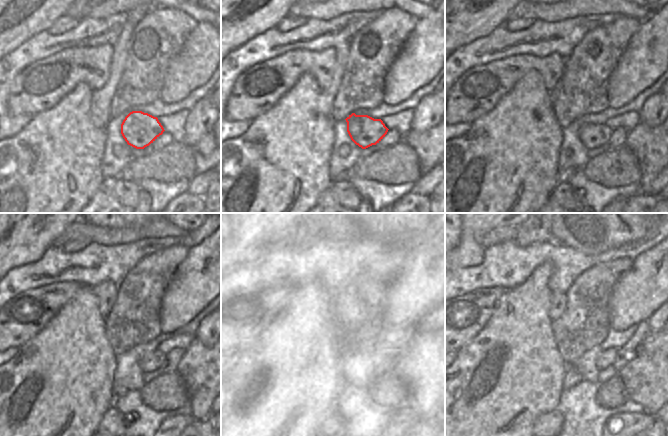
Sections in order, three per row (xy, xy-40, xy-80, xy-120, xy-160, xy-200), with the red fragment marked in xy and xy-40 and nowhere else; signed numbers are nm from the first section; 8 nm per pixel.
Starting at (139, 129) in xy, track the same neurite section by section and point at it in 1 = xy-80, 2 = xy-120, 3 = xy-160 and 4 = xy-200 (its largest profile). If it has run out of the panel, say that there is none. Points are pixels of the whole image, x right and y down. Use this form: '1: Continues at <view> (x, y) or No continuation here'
1: Continues at xy-80 (591, 135)
2: Continues at xy-120 (153, 360)
3: Continues at xy-160 (384, 353)
4: Continues at xy-200 (606, 359).

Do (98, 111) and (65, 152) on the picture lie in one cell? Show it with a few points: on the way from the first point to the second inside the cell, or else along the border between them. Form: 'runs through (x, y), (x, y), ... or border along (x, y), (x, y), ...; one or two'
border along (90, 97), (90, 120), (96, 126), (104, 129); two

